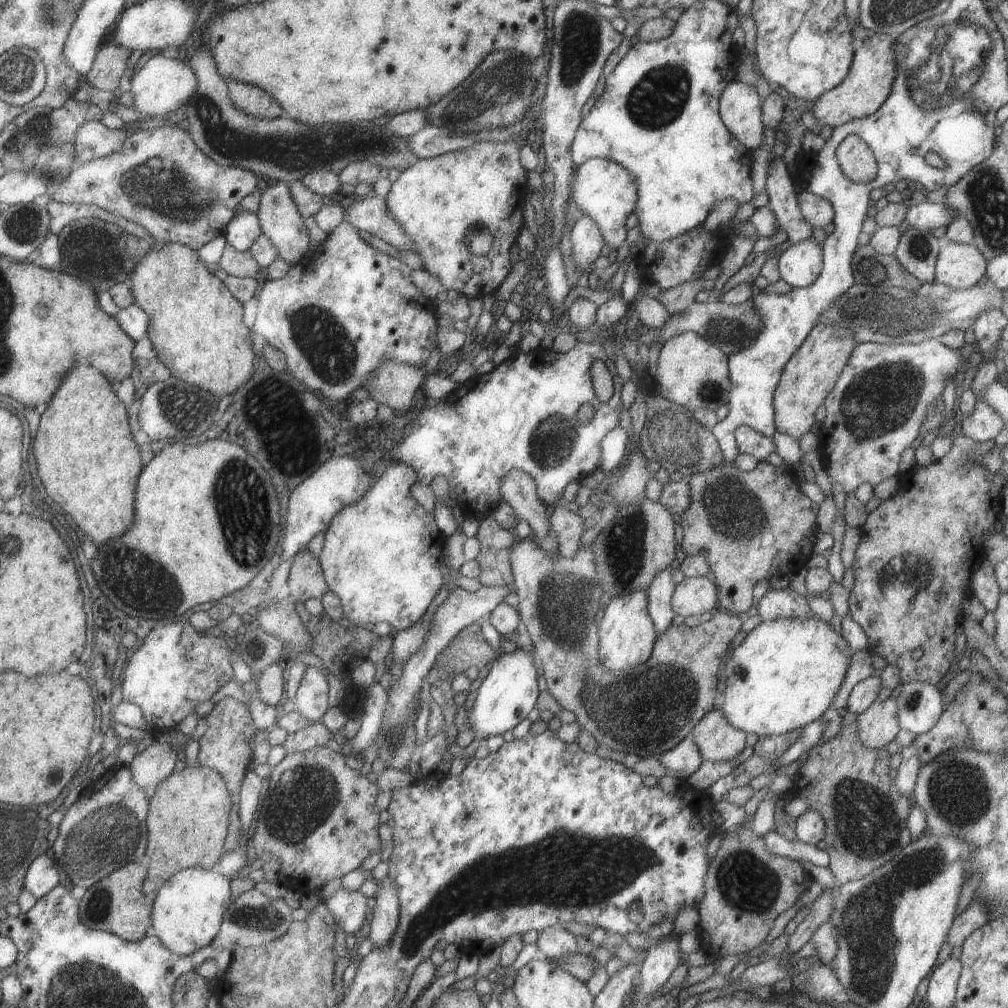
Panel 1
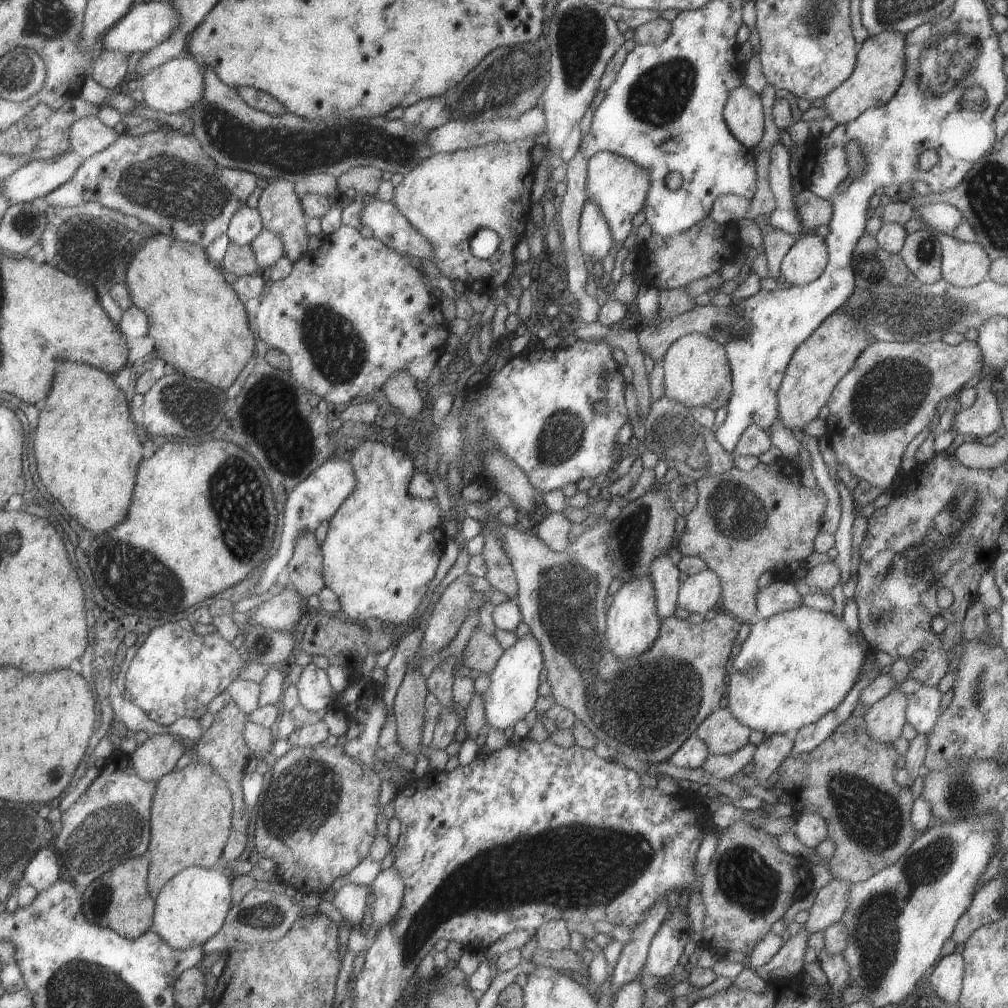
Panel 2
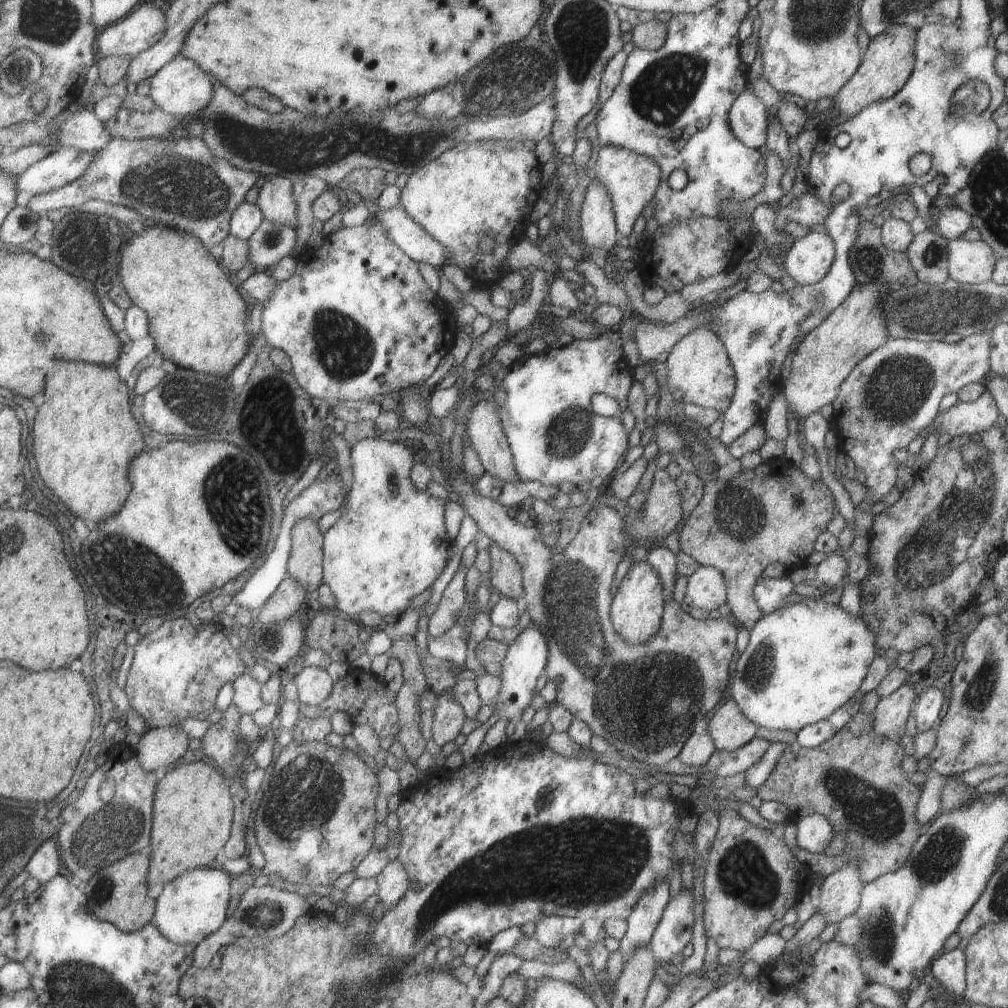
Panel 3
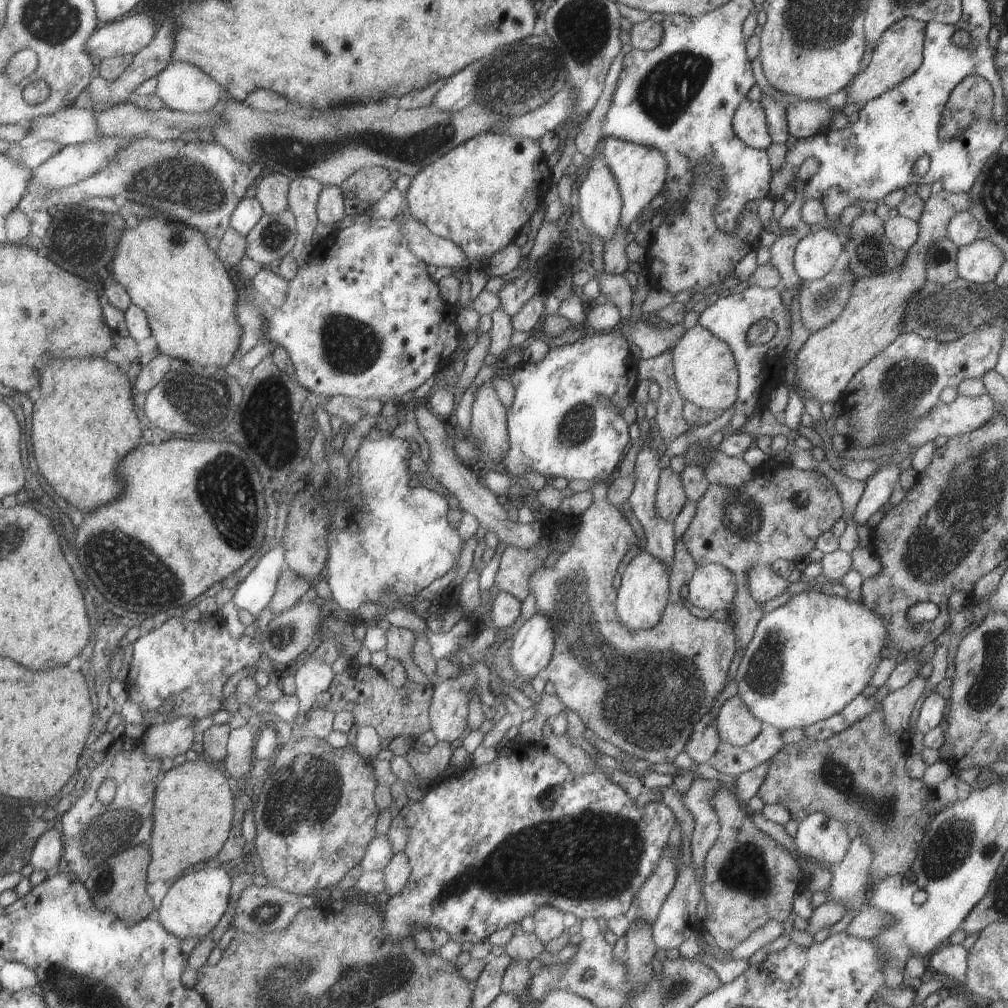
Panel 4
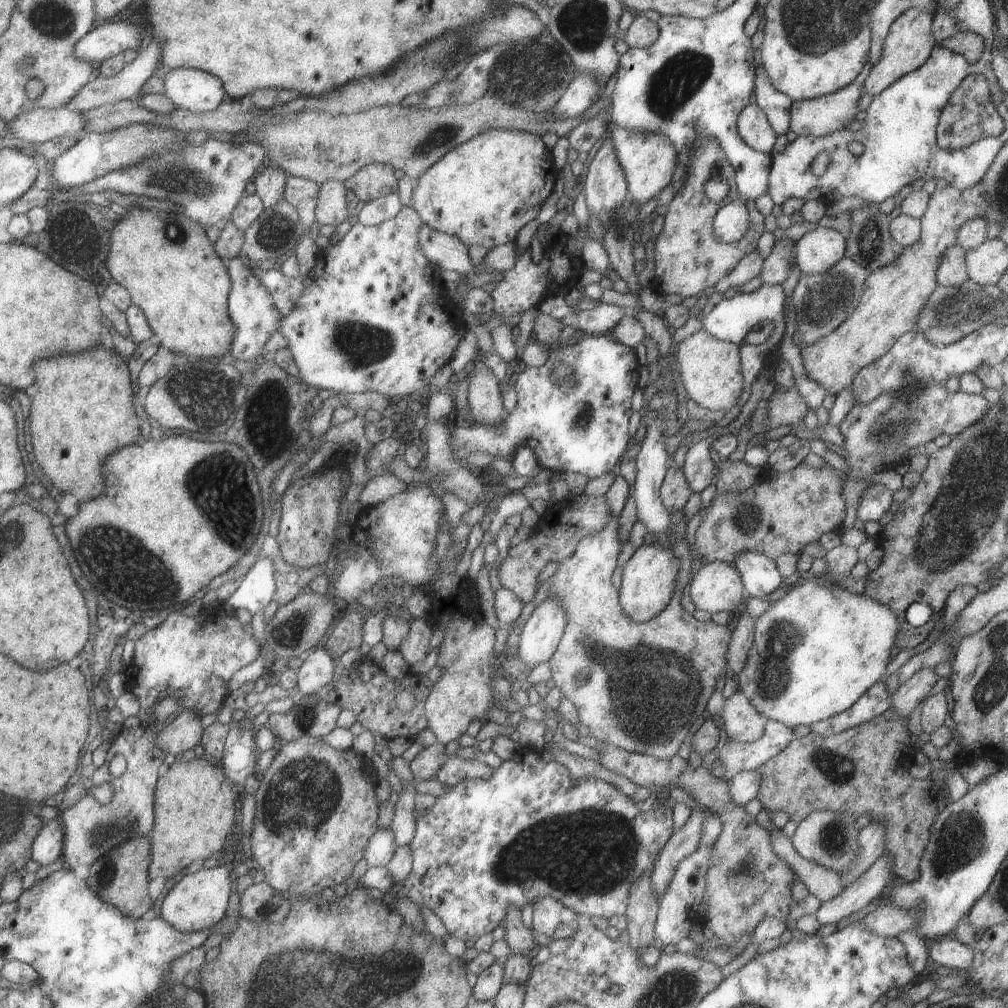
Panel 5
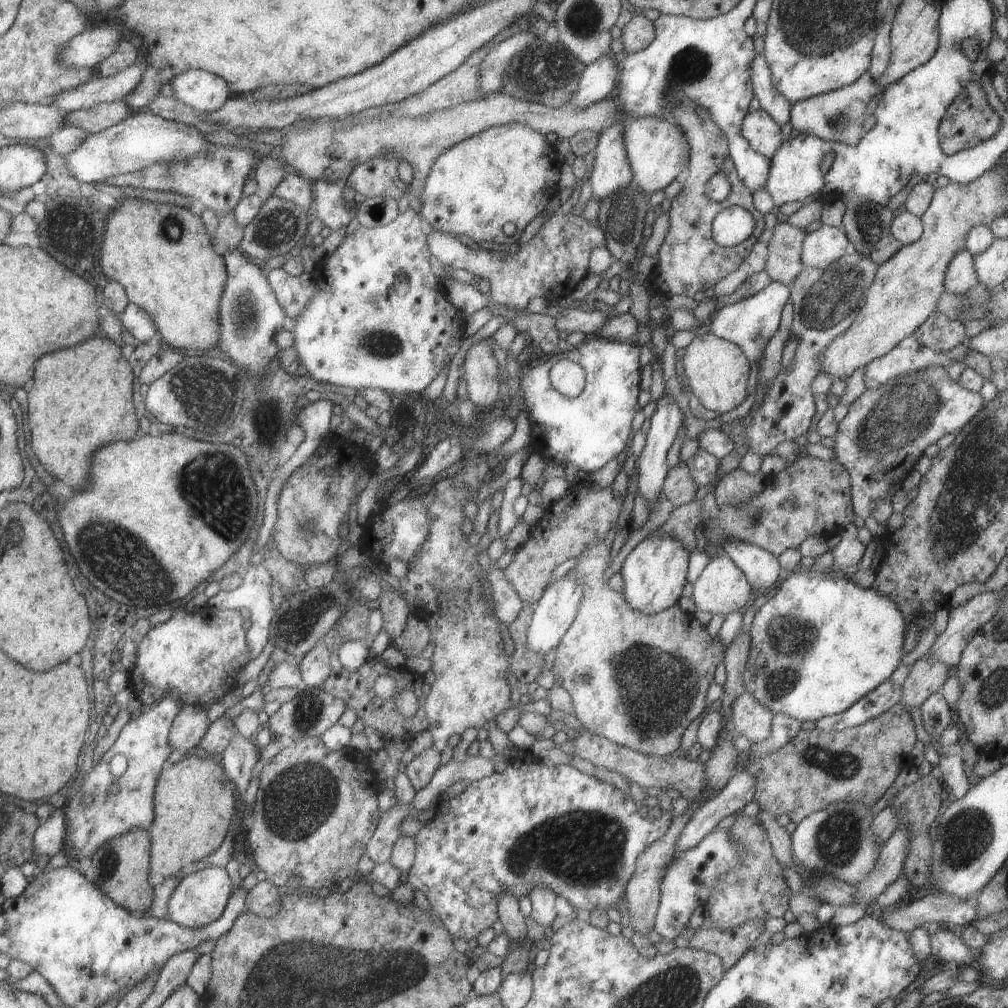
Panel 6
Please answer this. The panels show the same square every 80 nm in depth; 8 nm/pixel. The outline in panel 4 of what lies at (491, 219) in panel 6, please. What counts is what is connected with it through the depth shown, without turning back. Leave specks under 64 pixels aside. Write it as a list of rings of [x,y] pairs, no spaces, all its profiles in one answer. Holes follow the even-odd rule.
[[[495,131],[480,132],[412,176],[403,194],[405,206],[410,210],[410,216],[424,224],[434,235],[452,240],[459,246],[467,263],[477,259],[483,269],[484,260],[513,242],[521,226],[542,203],[543,194],[551,184],[551,168],[546,160],[538,140]]]

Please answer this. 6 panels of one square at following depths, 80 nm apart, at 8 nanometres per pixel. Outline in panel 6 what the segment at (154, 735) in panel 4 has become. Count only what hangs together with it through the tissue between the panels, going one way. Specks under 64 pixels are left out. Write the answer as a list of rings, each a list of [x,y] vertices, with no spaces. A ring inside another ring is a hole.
[[[181,704],[169,734],[174,749],[185,752],[198,744],[210,723],[206,715],[207,709],[203,705]]]

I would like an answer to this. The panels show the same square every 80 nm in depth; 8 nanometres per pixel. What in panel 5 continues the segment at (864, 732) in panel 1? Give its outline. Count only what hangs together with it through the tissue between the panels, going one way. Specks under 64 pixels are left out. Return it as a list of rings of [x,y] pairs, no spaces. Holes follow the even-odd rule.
[[[921,668],[913,672],[909,679],[900,684],[897,690],[889,696],[889,706],[899,718],[908,718],[912,710],[925,700],[933,684],[937,682],[938,676],[933,672],[933,668]]]

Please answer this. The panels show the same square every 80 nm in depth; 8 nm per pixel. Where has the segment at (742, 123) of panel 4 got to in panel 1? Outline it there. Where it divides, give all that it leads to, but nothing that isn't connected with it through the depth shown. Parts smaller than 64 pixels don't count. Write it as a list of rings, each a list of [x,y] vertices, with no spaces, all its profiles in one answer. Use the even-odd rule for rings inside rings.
[[[737,79],[722,90],[719,99],[720,119],[728,131],[750,151],[760,147],[762,141],[761,103],[755,87]]]

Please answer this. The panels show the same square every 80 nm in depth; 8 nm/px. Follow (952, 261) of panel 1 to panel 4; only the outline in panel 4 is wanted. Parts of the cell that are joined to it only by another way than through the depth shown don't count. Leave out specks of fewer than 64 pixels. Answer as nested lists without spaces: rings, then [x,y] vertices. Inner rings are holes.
[[[987,238],[960,246],[956,254],[958,278],[975,284],[991,282],[1004,260],[1002,250]]]

